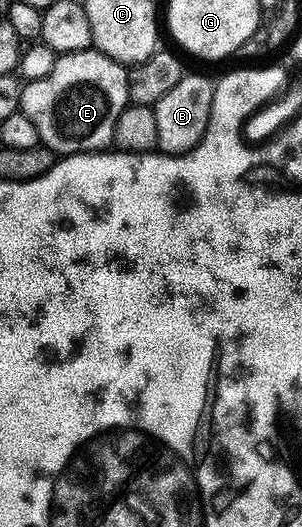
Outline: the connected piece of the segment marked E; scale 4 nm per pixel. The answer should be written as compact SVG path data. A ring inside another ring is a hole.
M96 49L59 55L48 77L29 80L22 87L22 95L18 99L24 117L36 125L41 146L52 148L62 157L107 150L114 141L116 121L129 103L130 81L127 68Z

